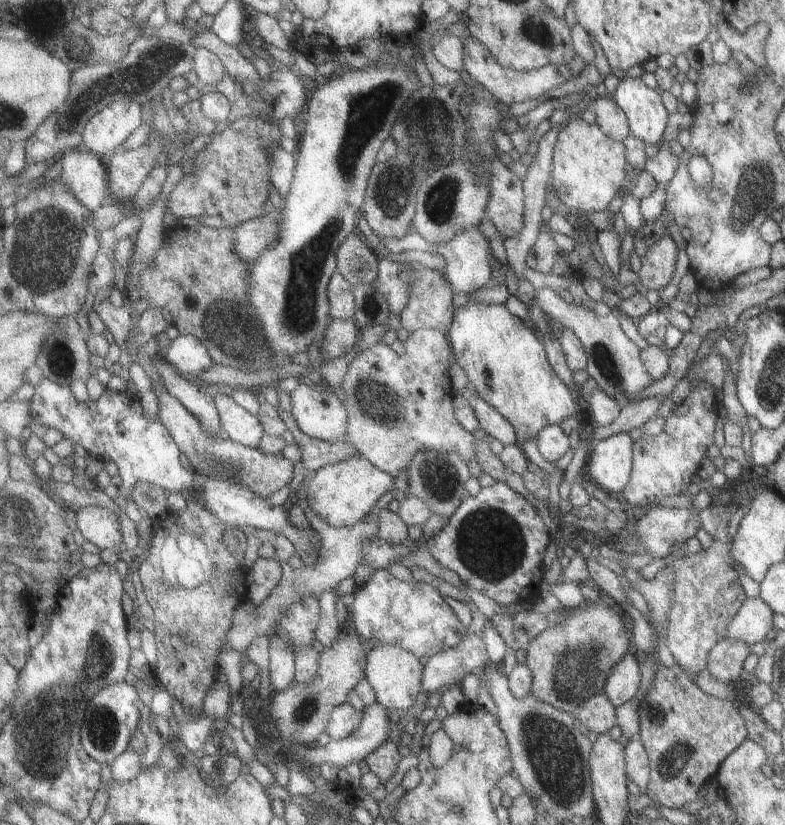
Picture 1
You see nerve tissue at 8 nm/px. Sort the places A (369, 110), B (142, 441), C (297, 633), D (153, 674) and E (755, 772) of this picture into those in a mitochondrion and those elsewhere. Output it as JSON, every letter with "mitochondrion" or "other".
{"A":"mitochondrion","B":"other","C":"mitochondrion","D":"other","E":"other"}

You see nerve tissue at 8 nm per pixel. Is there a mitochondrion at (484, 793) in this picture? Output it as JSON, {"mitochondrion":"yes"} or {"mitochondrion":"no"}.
{"mitochondrion":"no"}

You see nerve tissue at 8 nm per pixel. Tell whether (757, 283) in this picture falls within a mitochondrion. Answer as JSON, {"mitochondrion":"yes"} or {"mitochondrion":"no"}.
{"mitochondrion":"no"}

